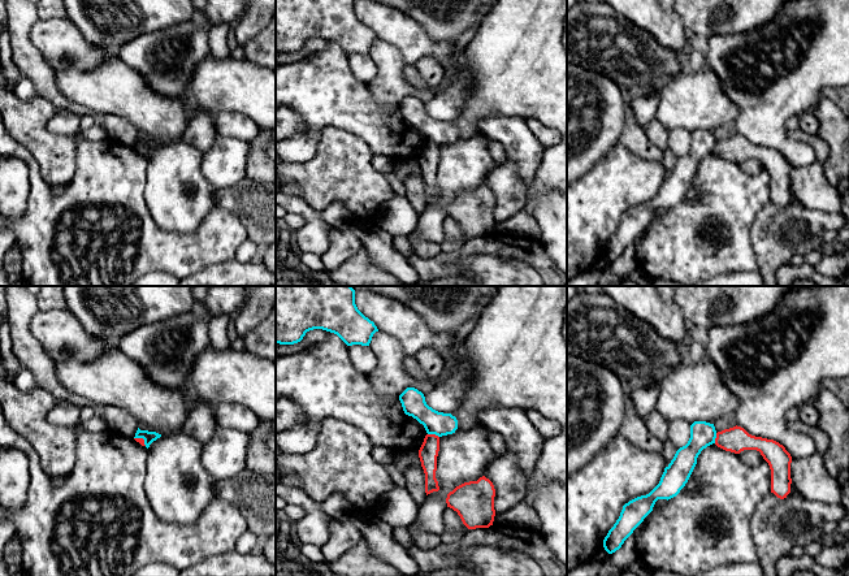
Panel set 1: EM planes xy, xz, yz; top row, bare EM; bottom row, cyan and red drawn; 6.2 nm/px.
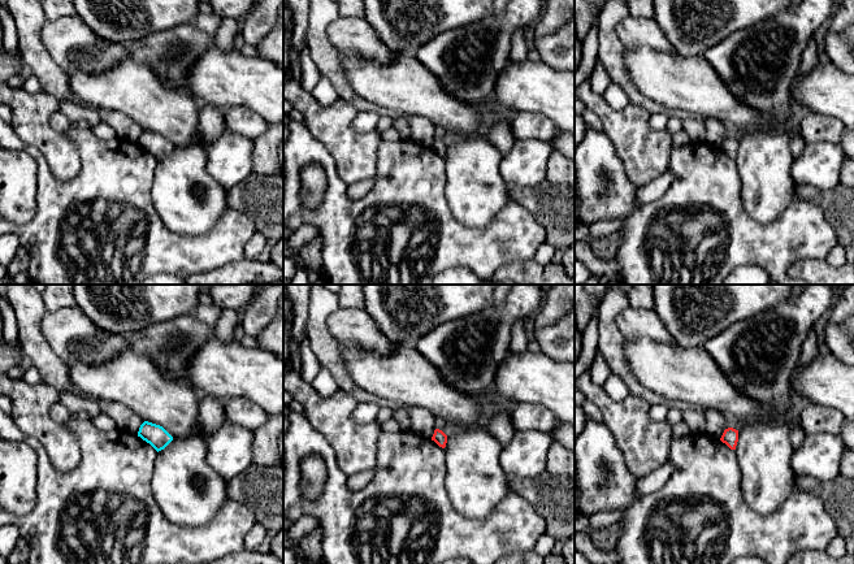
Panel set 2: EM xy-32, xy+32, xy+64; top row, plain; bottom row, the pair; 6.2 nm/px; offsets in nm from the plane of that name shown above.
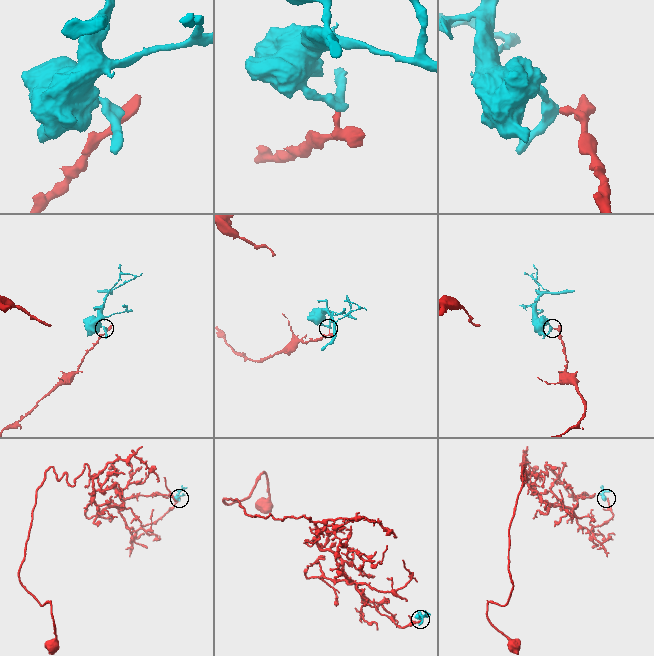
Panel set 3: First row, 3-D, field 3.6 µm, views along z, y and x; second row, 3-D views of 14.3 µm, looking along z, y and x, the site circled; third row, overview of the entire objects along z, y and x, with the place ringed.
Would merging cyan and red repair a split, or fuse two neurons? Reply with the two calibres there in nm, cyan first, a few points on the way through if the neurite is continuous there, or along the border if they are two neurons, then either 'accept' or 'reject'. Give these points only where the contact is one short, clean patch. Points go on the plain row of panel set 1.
150/120 nm | along xz (428, 142), (434, 142), (438, 146) | reject

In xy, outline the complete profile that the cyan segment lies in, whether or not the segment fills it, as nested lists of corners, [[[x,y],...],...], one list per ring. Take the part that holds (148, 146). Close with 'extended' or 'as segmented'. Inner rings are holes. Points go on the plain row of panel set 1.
[[[138,137],[135,146],[134,147],[143,147],[144,148],[144,153],[148,157],[150,153],[156,150],[157,147],[160,147],[161,143],[156,142],[156,140],[148,140],[148,139],[140,139]]]; as segmented

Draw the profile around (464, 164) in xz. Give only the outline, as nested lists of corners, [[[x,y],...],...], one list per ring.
[[[480,131],[439,146],[436,179],[439,199],[426,204],[415,233],[421,239],[441,243],[445,238],[442,224],[447,217],[447,203],[464,191],[485,185],[494,168],[489,139]]]

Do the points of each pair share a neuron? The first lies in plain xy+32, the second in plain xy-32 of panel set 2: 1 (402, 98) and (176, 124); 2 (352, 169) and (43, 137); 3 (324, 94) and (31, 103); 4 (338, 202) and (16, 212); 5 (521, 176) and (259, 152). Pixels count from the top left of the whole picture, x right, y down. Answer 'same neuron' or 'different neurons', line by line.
1: same neuron
2: same neuron
3: different neurons
4: different neurons
5: different neurons

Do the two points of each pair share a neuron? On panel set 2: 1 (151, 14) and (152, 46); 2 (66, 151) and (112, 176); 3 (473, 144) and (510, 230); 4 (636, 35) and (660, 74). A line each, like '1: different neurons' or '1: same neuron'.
1: different neurons
2: different neurons
3: different neurons
4: different neurons

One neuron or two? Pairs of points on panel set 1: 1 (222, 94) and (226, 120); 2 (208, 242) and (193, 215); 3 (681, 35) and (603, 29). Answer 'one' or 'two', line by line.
1: two
2: two
3: two

